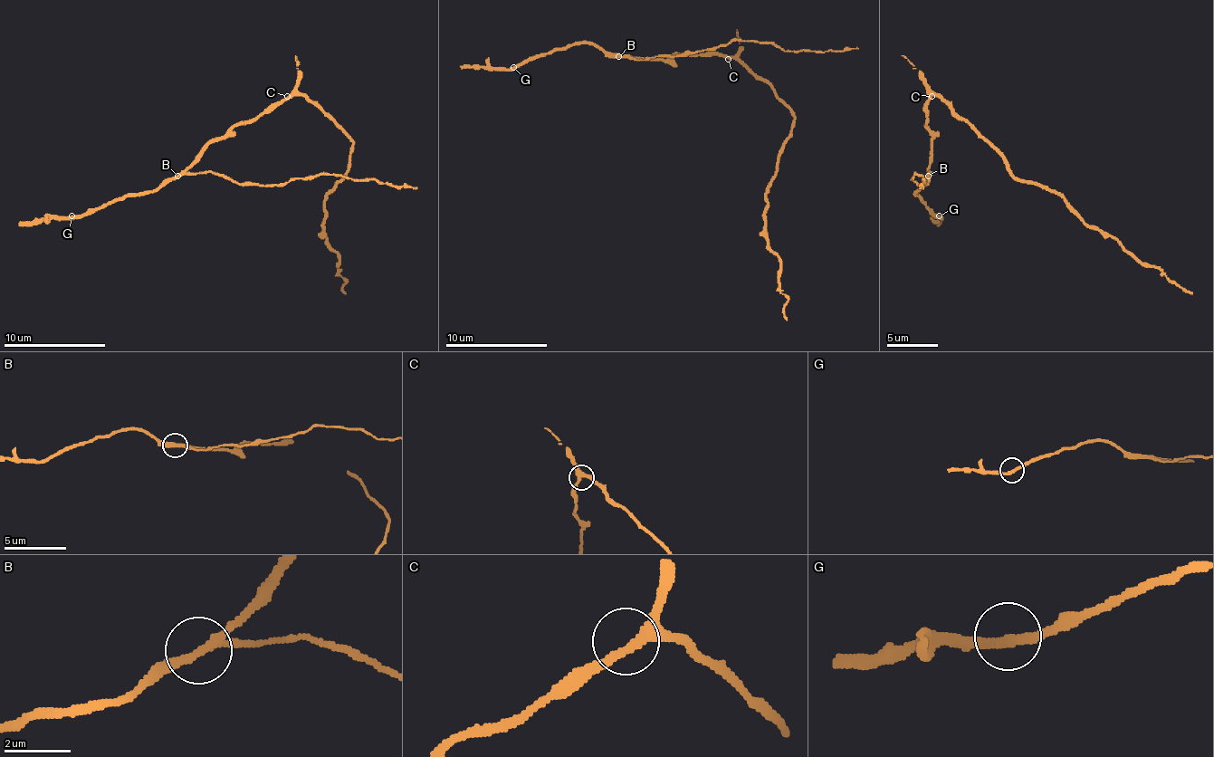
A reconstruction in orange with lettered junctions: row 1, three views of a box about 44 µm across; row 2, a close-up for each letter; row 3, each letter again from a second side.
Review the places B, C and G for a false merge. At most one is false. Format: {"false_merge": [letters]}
{"false_merge": ["B"]}

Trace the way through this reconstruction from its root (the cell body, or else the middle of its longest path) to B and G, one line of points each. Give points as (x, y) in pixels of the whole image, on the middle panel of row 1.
B: (731, 56), (672, 54), (664, 59), (618, 56)
G: (731, 56), (672, 54), (664, 59), (634, 59), (606, 54), (595, 43), (569, 43), (513, 67)

